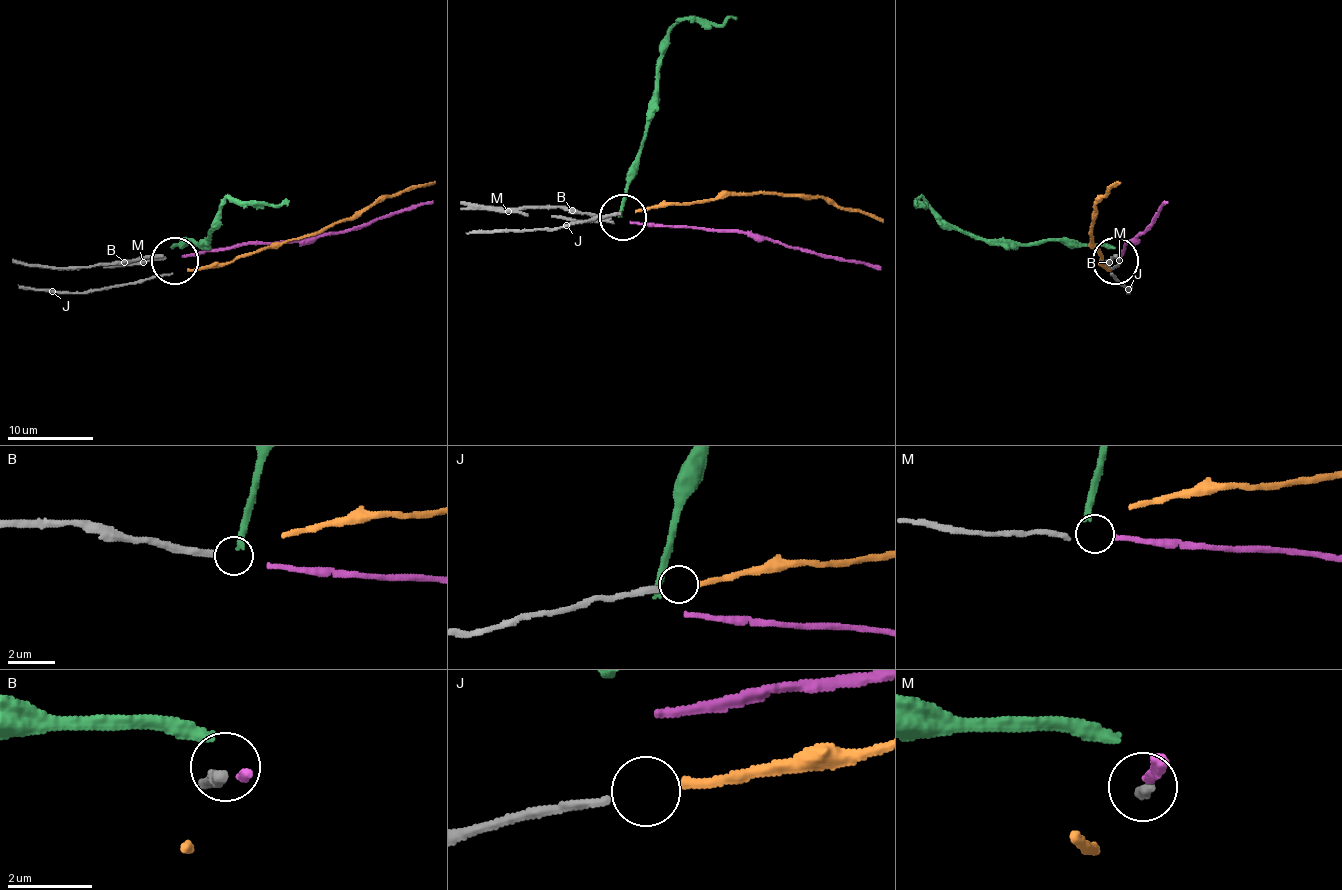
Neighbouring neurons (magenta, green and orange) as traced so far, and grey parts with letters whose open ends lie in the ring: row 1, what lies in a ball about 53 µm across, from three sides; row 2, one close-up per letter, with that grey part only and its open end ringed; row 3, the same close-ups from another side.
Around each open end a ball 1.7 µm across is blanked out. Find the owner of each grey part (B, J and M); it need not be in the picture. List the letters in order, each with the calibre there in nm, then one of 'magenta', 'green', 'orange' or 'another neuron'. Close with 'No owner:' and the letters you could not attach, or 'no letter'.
B: 280 nm | another neuron
J: 240 nm | orange
M: 220 nm | magenta
No owner: B

